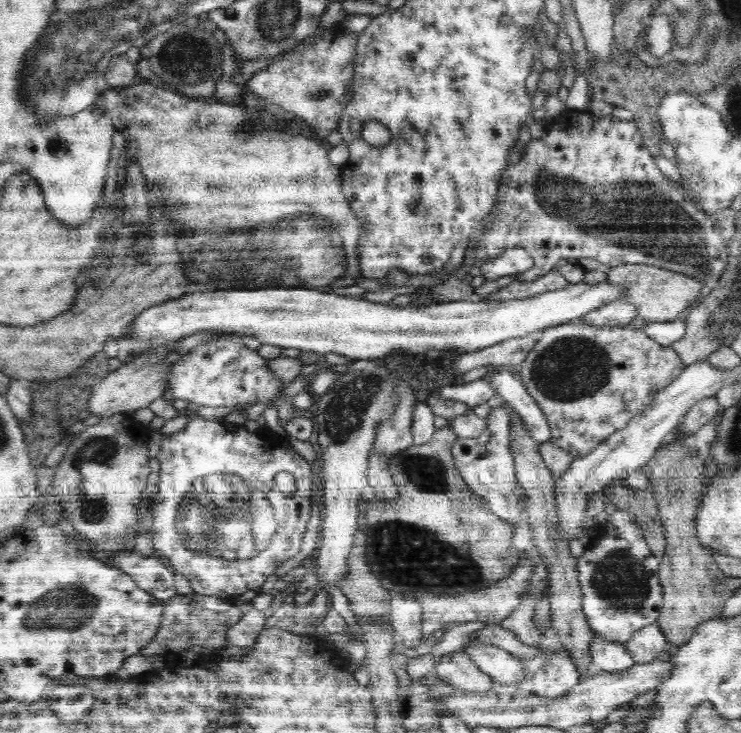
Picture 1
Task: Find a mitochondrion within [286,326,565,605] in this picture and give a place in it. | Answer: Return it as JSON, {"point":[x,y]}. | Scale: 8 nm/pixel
{"point":[420,557]}

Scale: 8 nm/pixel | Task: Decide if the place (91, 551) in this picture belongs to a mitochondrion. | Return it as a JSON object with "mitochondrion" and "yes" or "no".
{"mitochondrion":"no"}

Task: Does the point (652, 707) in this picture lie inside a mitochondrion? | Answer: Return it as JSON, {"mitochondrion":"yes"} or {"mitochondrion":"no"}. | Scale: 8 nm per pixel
{"mitochondrion":"no"}

